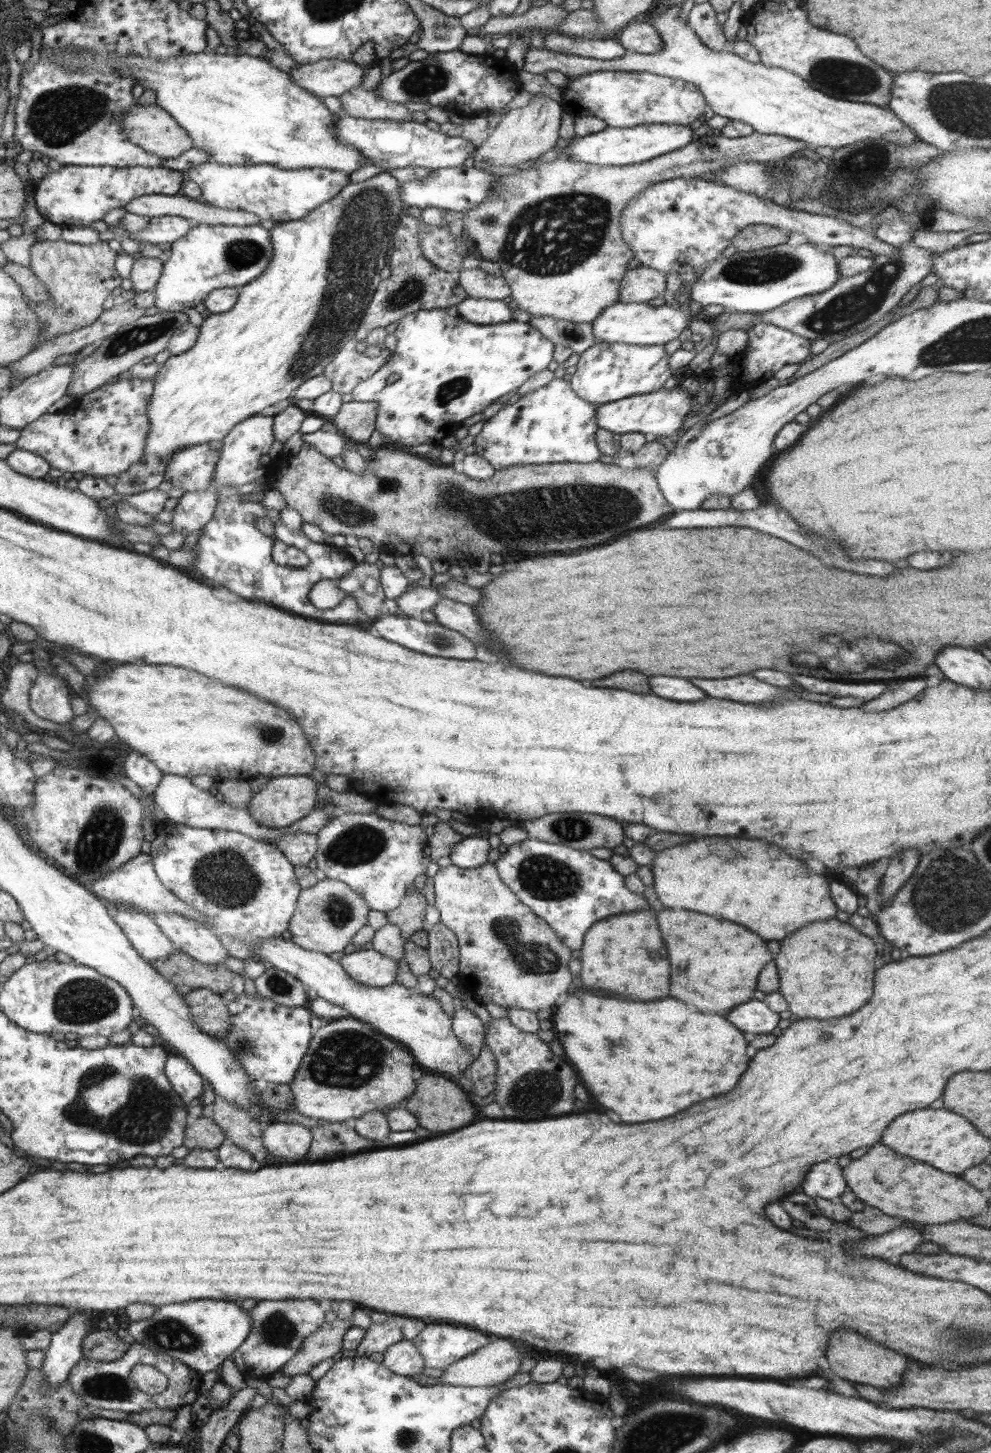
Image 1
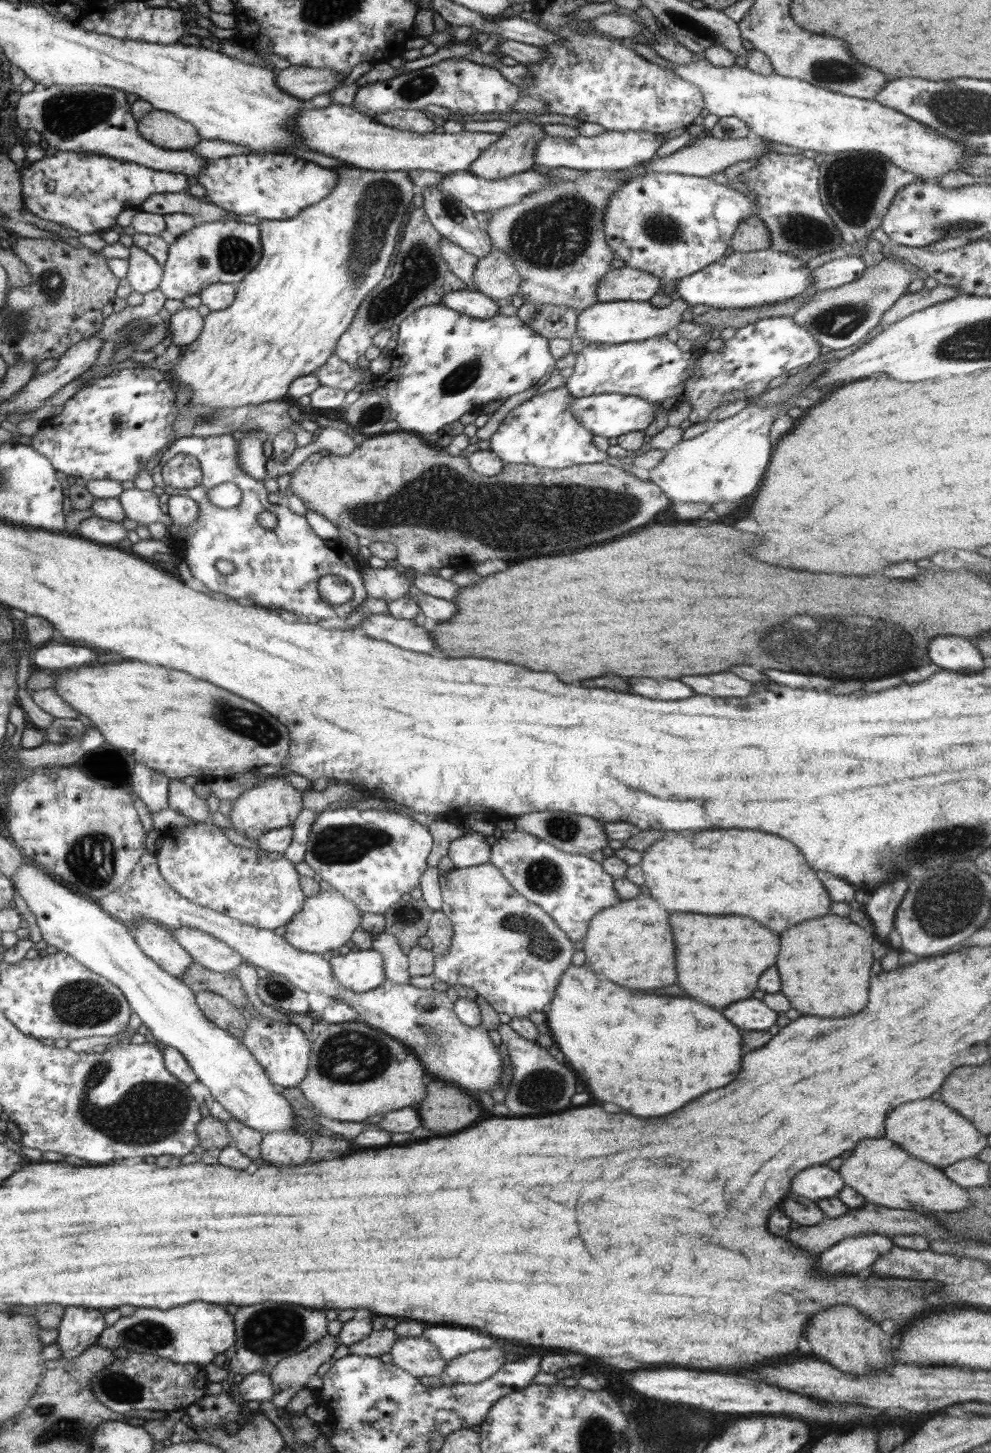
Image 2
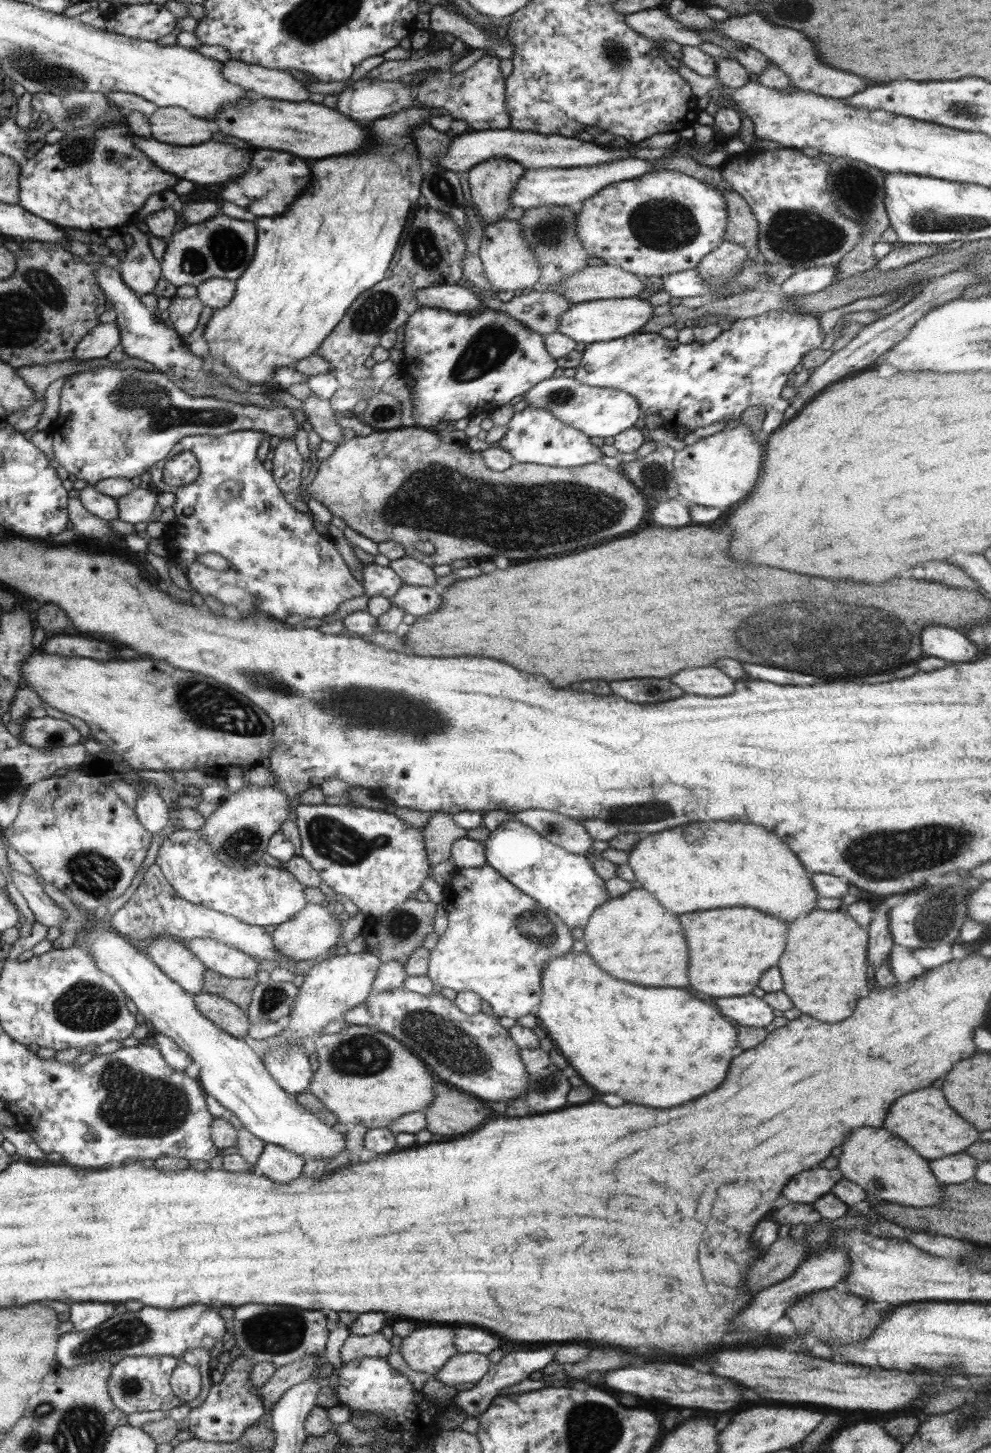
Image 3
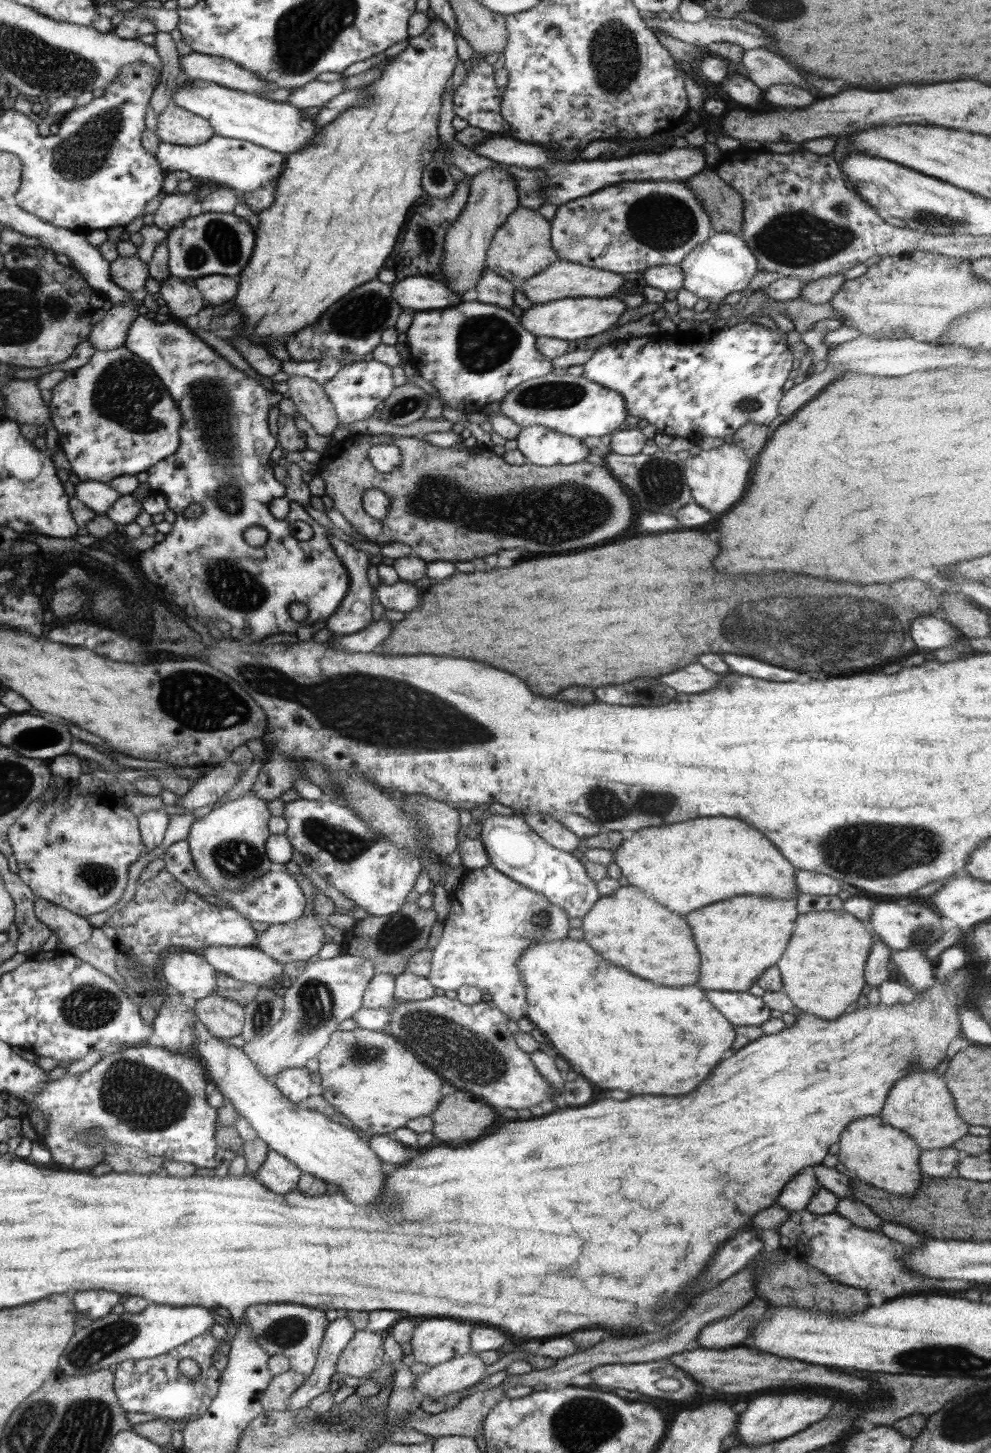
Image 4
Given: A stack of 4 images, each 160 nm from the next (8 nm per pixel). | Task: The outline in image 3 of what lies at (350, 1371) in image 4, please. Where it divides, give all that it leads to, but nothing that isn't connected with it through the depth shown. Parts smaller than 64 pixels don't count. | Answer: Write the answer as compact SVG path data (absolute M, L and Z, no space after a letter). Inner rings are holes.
M372 1334L368 1336L350 1335L340 1350L343 1364L364 1358L385 1359L391 1352L393 1346L383 1334Z

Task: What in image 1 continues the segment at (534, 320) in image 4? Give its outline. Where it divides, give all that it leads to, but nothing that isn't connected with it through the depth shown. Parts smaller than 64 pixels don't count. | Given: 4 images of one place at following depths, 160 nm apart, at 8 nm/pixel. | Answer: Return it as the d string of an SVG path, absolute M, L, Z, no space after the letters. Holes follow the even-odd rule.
M623 303L605 308L592 322L594 337L597 341L632 344L636 346L665 346L678 339L687 328L689 307L686 310L673 305L650 306L648 303Z

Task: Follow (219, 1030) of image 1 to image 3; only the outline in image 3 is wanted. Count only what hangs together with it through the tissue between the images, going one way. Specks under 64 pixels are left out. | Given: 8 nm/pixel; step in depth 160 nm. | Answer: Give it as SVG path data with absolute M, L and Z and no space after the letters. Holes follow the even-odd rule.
M212 993L195 994L195 1004L208 1020L231 1033L232 1036L243 1039L248 1035L251 1019L247 1011L235 1002Z

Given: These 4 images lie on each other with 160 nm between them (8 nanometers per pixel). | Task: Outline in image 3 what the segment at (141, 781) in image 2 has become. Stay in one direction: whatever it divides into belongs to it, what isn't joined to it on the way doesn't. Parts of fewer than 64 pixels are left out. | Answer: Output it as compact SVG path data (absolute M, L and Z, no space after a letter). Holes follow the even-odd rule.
M145 781L141 789L136 801L136 817L155 836L170 825L172 812L167 801L159 795L156 784Z

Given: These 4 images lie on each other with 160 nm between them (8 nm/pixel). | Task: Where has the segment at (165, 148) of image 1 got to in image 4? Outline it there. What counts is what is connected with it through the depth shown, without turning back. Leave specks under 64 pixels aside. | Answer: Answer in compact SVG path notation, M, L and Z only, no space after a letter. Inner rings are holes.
M169 104L157 121L156 134L161 142L194 147L215 136L209 120L174 104Z

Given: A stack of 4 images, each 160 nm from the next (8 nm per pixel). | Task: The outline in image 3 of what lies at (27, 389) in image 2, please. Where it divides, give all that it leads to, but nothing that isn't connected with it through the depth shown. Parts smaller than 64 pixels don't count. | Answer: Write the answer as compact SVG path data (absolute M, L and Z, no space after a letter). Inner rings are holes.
M116 322L99 324L92 331L84 336L75 349L75 356L72 359L86 362L88 359L106 358L118 344L121 338Z

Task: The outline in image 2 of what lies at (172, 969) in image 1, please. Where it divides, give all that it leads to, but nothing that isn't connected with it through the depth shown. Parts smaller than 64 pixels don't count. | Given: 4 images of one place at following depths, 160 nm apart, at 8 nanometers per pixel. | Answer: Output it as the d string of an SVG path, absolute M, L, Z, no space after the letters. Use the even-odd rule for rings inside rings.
M194 962L188 971L179 977L185 981L196 993L214 992L226 997L232 1005L245 1008L249 1003L243 984L235 972L212 972Z

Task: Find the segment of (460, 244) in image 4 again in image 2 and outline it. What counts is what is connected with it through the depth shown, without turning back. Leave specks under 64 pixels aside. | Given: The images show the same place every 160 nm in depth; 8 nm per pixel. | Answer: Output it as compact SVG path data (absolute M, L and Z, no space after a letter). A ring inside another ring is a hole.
M520 121L519 123L512 123L513 127L506 129L500 135L500 139L496 143L490 145L478 158L470 165L469 171L480 178L486 180L500 180L501 178L518 174L519 172L526 172L532 169L535 163L535 149L536 144L540 140L544 140L544 136L548 136L542 131L541 123L533 121Z

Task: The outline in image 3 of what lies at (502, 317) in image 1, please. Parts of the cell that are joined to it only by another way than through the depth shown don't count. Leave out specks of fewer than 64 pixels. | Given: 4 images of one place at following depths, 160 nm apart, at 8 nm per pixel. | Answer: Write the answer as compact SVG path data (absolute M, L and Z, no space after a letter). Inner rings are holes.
M458 284L423 288L416 294L415 300L419 301L420 307L436 307L457 313L469 313L487 307L470 289Z

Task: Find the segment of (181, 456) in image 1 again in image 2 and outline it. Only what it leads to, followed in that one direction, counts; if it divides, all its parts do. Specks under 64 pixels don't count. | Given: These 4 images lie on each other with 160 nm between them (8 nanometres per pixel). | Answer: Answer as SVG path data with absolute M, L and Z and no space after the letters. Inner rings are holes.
M231 434L208 438L184 436L175 440L168 447L168 450L164 452L159 465L154 467L152 477L155 480L155 486L164 489L166 494L182 495L198 503L199 513L197 519L192 524L184 527L184 530L180 532L179 541L171 539L171 550L176 557L183 554L183 560L189 566L191 574L196 577L196 580L200 580L202 584L205 584L208 590L211 590L211 594L226 595L229 599L236 600L240 604L253 604L270 610L288 610L288 612L298 614L301 618L306 618L306 616L314 618L316 616L318 620L334 617L347 618L357 606L360 606L369 597L363 584L361 566L347 556L343 541L337 539L323 540L308 525L305 515L294 514L287 504L279 505L270 502L268 500L268 490L264 486L265 480L256 480L244 472L239 461L239 441L233 438ZM177 454L189 454L197 458L201 464L200 470L203 474L202 485L190 489L171 488L164 485L162 468L166 462ZM228 482L236 484L243 492L240 504L236 508L218 508L208 500L207 492L214 486L228 484ZM262 512L272 512L276 516L277 524L275 528L266 529L260 525L258 514L262 514ZM217 560L232 562L235 568L234 572L229 575L220 573L214 566ZM328 574L342 576L353 586L354 592L350 601L344 604L332 604L320 596L318 581L322 576Z

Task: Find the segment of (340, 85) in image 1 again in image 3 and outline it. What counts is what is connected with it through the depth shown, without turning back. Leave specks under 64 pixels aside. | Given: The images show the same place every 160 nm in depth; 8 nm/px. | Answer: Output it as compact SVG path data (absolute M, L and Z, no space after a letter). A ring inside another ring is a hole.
M230 59L223 64L223 76L226 76L227 80L230 80L232 84L239 84L242 88L246 88L249 92L254 91L260 96L273 98L276 100L285 100L292 102L308 101L309 94L304 84L294 79L290 72L284 72L282 70L270 70L262 66L255 64L246 64L245 62Z

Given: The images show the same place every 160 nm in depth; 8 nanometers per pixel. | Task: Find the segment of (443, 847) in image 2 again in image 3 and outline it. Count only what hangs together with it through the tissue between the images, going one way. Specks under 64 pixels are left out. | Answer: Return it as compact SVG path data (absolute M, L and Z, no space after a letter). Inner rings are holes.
M436 811L431 814L423 832L427 840L427 857L434 867L451 859L452 845L456 840L467 837L467 831L452 820L449 812Z

